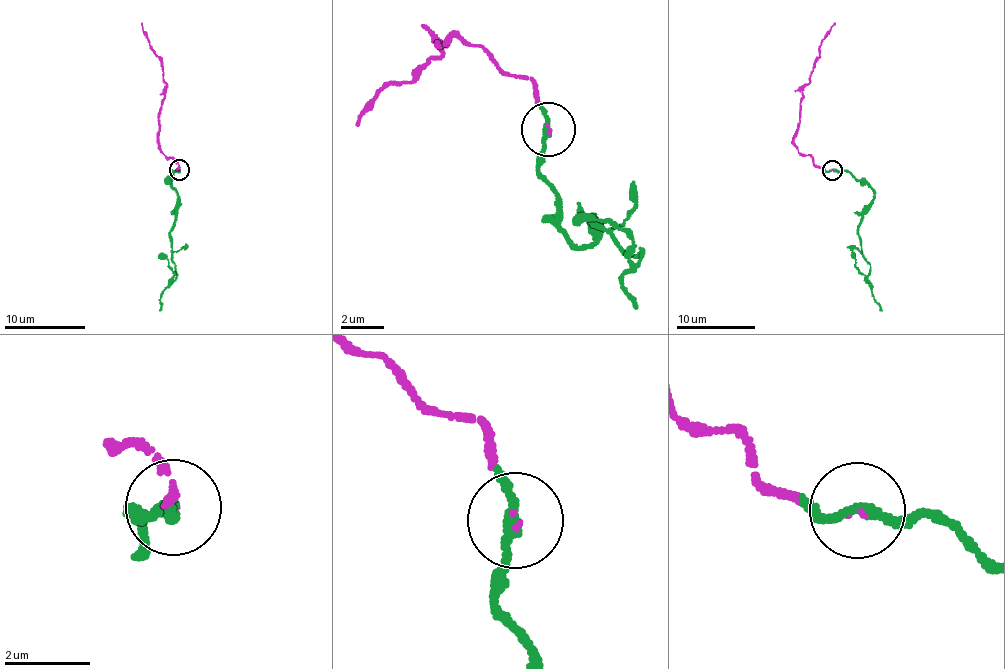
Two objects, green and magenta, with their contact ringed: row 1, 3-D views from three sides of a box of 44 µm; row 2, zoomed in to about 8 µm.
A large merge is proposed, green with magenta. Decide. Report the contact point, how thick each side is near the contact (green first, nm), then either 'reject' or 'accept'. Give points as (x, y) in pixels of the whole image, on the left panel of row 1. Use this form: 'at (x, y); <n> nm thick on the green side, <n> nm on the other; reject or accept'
at (179, 170); 220 nm thick on the green side, 70 nm on the other; accept

